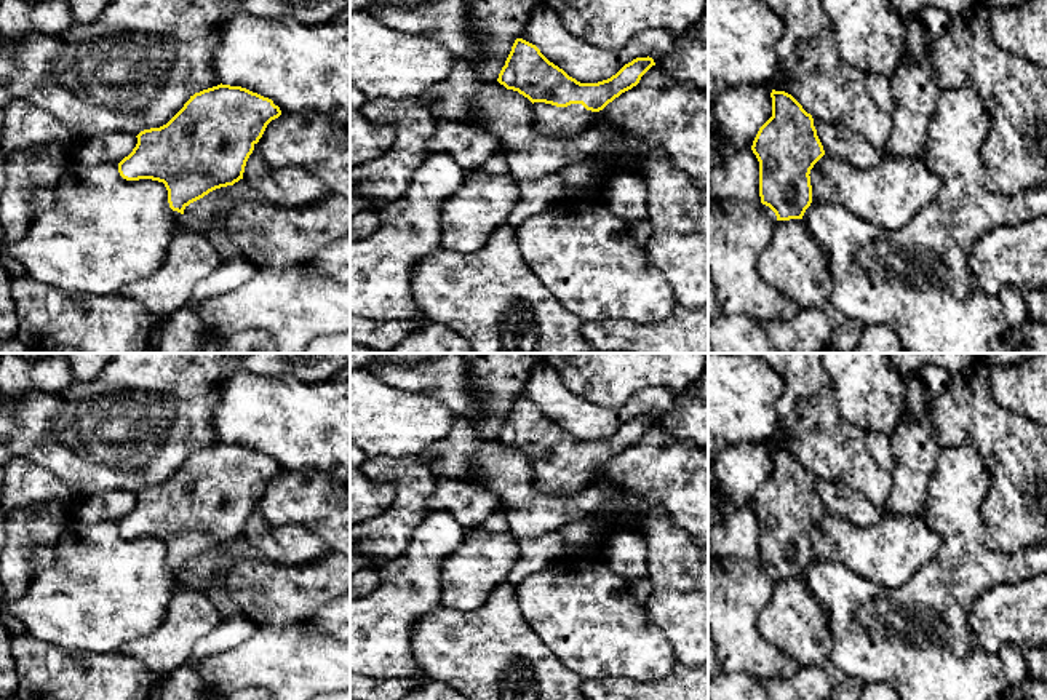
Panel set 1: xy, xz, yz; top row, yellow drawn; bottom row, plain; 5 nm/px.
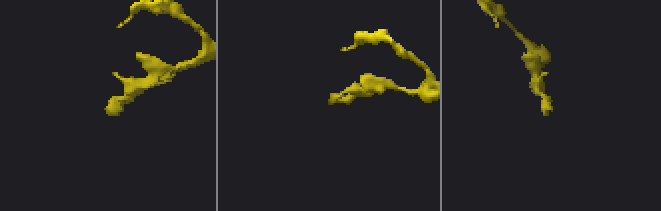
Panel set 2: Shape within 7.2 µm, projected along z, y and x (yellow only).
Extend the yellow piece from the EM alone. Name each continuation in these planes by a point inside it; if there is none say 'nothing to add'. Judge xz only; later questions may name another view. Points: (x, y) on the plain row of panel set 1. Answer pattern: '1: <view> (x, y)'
1: xz (549, 478)

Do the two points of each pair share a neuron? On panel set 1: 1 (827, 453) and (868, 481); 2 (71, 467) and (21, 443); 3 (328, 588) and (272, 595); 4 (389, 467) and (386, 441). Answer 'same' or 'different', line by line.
1: same
2: same
3: same
4: different

